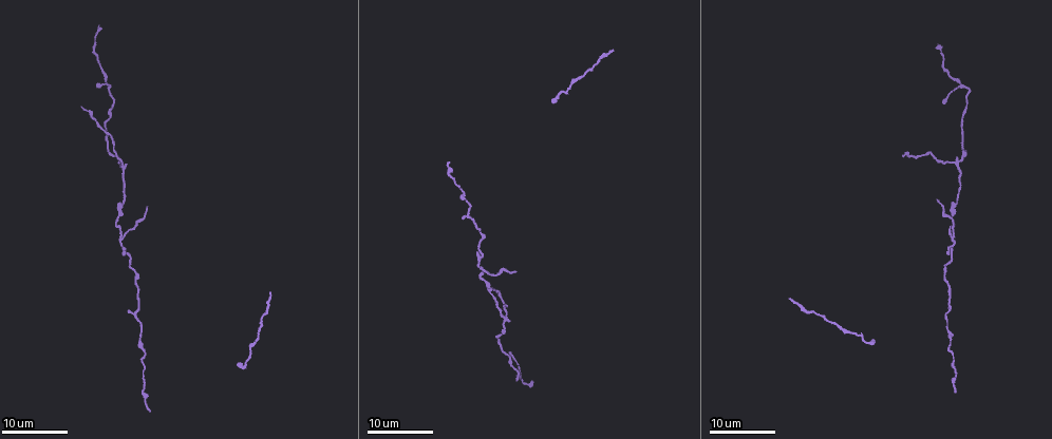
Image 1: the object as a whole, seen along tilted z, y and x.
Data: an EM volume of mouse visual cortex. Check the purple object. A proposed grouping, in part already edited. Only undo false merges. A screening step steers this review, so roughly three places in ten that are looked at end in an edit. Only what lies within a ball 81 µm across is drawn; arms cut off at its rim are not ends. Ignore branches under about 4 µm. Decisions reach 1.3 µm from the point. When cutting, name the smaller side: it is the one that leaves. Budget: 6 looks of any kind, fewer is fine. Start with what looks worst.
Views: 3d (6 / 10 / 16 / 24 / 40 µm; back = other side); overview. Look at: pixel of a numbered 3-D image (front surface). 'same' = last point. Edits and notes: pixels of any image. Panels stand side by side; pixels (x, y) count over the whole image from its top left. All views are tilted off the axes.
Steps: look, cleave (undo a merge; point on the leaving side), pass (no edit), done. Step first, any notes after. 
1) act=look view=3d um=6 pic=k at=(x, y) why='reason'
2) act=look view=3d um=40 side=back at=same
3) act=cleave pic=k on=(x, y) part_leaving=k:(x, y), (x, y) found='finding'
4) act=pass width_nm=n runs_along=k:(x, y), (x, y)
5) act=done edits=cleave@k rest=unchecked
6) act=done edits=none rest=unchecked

act=look view=3d um=24 pic=1 at=(121, 235) why='a fork'

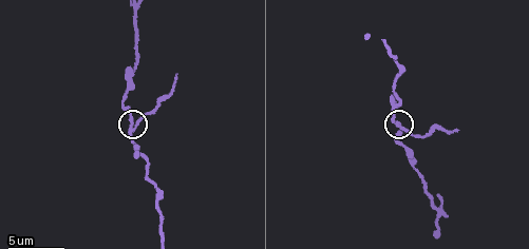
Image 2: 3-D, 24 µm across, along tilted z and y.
act=look view=3d um=10 pic=2 at=(133, 126)

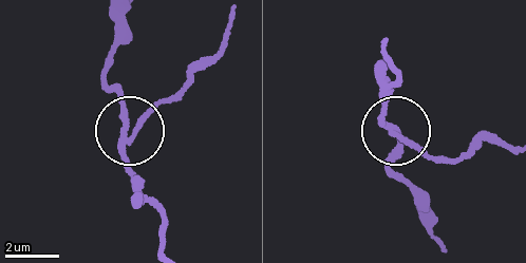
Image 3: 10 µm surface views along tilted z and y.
act=cleave pic=3 on=(152, 112) arms=3 part_leaving=3:(132, 137), (149, 114), (189, 87), (220, 45), (227, 23) found='a second cell is stuck on'

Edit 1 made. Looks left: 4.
act=look view=overview

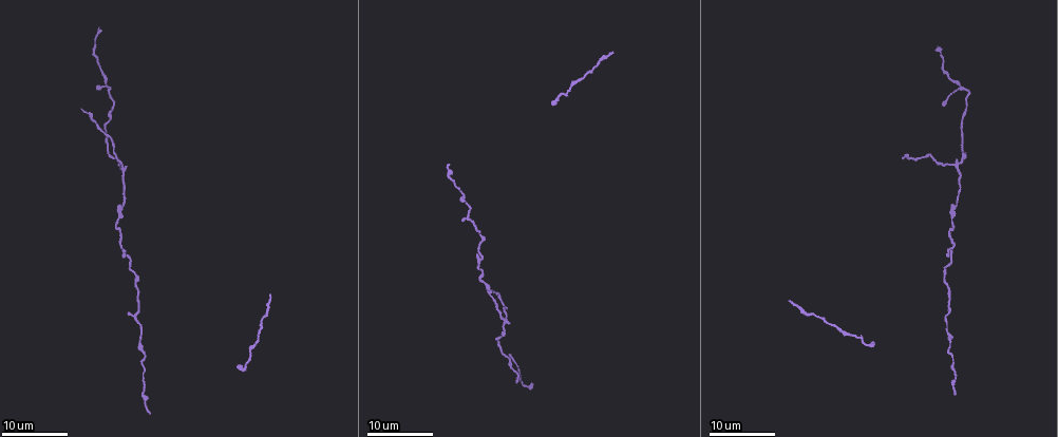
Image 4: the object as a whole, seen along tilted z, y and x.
act=look view=3d um=16 pic=4 at=(502, 352) why='narrows sharply'

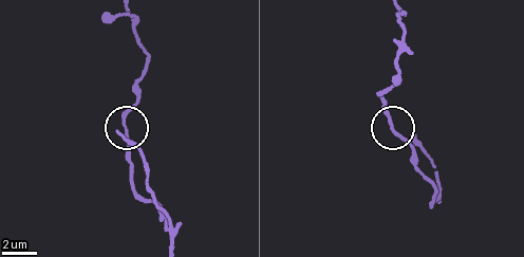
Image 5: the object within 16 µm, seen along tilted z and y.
act=look view=3d um=6 pic=5 at=(390, 126)

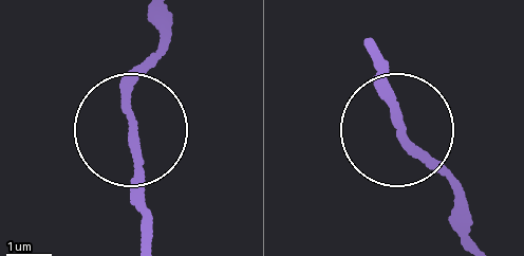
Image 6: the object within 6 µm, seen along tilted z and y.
act=pass runs_along=6:(373, 56), (397, 125), (462, 204) found='continuous, no second cell'

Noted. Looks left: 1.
act=look view=3d um=10 pic=2 at=(442, 210) why='three arms meet'

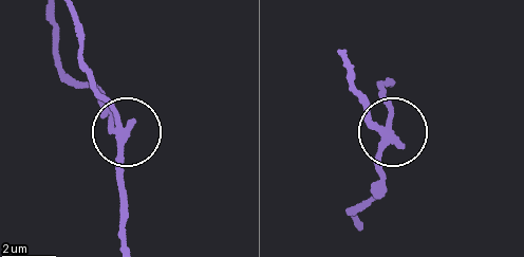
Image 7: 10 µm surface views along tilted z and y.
act=pass arms=3 runs_along=7:(342, 57), (374, 127), (386, 136), (392, 113), (382, 91) found='all the same cell'

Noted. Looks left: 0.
act=done edits=cleave@3 rest=unchecked

